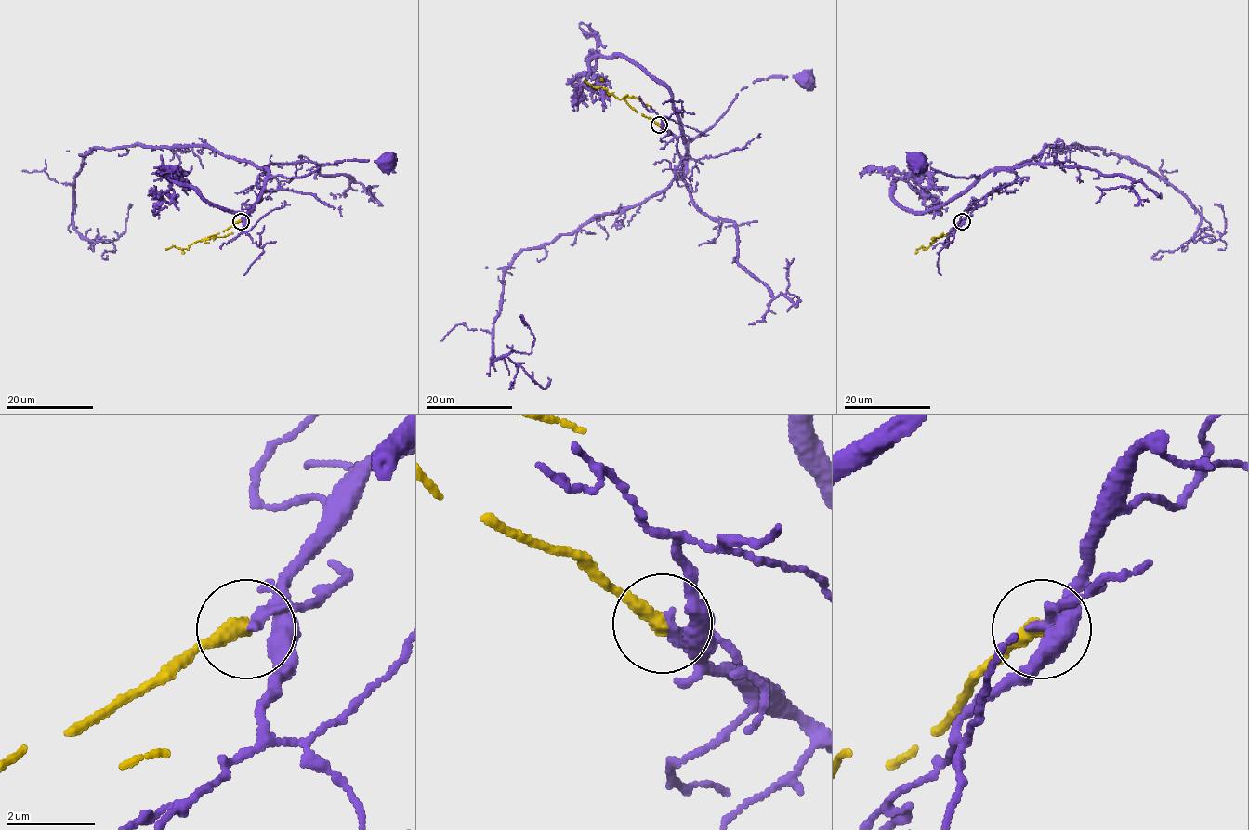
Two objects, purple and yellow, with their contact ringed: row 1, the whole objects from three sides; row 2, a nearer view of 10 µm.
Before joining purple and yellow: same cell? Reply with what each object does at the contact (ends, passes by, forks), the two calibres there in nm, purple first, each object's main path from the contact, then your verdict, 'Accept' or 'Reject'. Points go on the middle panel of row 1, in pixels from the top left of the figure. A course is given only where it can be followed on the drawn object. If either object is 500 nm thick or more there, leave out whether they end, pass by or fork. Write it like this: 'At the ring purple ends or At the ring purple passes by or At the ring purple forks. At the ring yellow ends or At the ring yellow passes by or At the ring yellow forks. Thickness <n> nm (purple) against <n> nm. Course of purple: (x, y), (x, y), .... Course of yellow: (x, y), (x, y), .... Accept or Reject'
At the ring purple ends. At the ring yellow ends. Thickness 280 nm (purple) against 360 nm. Course of purple: (660, 125), (677, 139), (680, 178), (687, 142), (705, 132), (742, 89), (763, 78), (805, 79). Course of yellow: (659, 125), (636, 111), (624, 98), (585, 79). Accept

